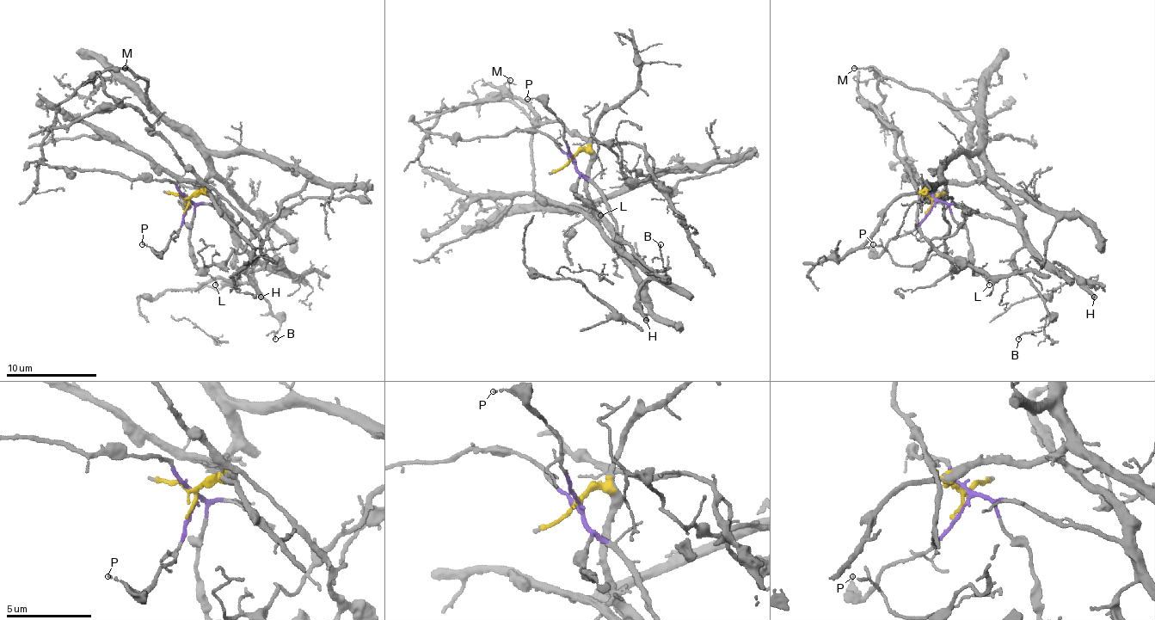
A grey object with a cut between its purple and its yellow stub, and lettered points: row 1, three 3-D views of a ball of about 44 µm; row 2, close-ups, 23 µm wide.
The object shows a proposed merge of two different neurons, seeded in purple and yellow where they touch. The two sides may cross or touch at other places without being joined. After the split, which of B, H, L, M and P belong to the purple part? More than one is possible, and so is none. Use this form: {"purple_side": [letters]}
{"purple_side": ["B", "H", "L", "P"]}

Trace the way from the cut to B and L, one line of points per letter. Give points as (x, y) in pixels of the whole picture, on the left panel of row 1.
B: (188, 205), (191, 200), (211, 205), (230, 218), (236, 252), (234, 264), (279, 320), (279, 329), (274, 338)
L: (188, 205), (188, 200), (193, 207), (188, 236), (191, 259), (216, 284)

